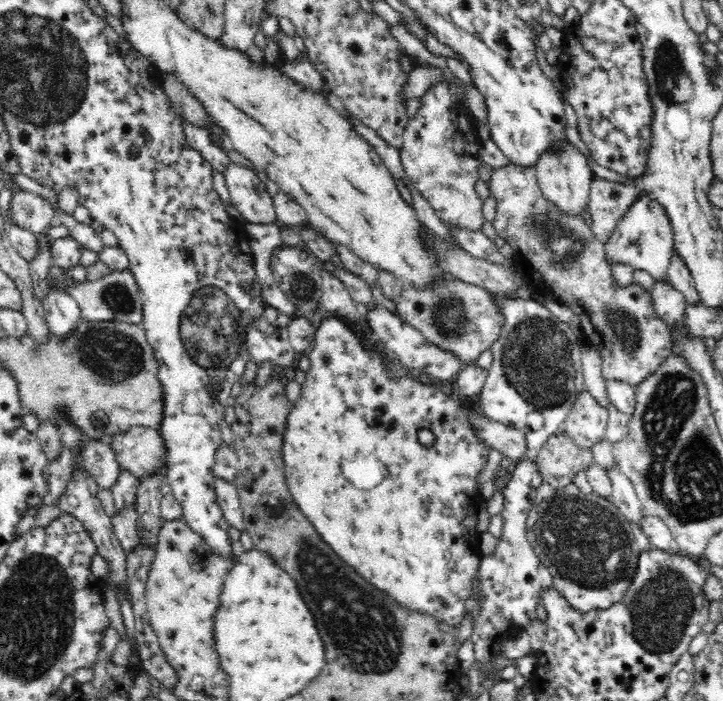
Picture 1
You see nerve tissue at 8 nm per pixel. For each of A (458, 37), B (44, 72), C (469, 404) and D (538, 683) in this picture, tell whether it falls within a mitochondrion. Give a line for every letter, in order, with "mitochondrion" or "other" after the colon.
A: other
B: mitochondrion
C: other
D: other

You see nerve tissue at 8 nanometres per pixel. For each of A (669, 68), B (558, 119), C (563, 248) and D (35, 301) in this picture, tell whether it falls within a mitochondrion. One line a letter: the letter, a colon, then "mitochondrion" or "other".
A: mitochondrion
B: other
C: mitochondrion
D: other

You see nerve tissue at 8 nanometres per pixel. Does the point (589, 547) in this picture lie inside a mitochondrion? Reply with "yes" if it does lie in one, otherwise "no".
yes

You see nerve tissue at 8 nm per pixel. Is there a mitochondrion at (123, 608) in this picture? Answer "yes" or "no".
no

